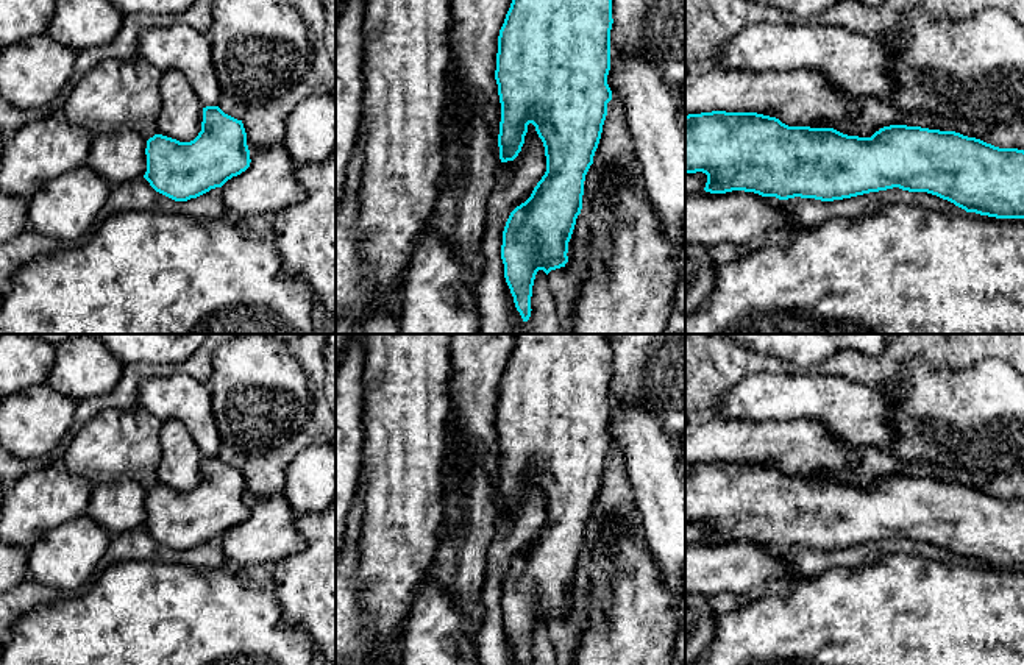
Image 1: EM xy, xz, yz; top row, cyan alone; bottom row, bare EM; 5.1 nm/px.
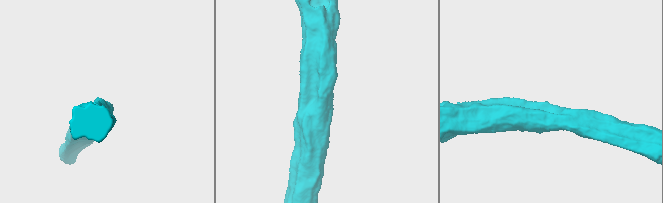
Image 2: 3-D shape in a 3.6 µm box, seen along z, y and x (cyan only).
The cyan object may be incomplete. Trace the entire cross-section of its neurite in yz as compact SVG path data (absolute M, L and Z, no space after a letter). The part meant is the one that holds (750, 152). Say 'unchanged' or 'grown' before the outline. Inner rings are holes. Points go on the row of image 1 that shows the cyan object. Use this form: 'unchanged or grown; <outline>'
unchanged; M712 111L685 116L685 173L707 175L704 190L726 194L754 192L788 200L795 197L834 201L899 187L927 192L966 212L996 219L1024 219L1024 150L999 148L955 131L890 125L871 137L848 136L834 128L788 126L776 117L757 112Z

